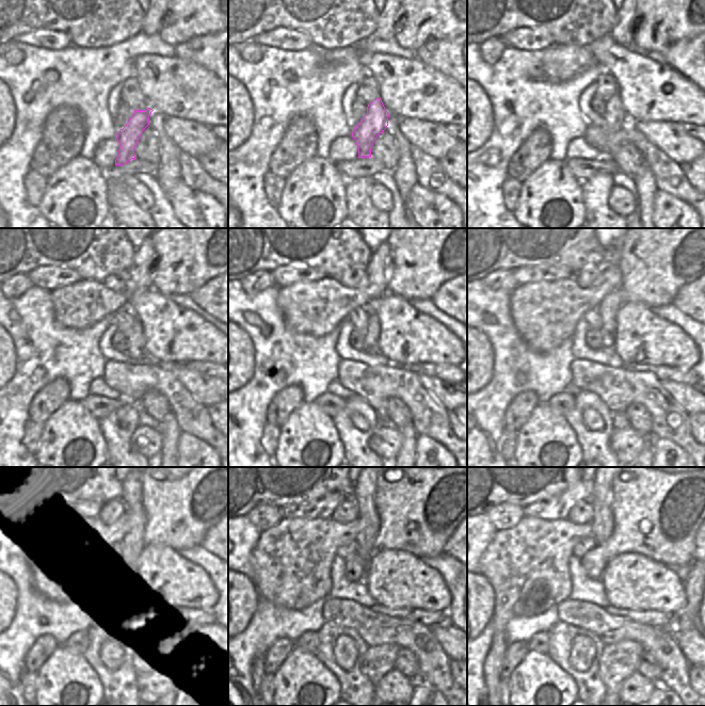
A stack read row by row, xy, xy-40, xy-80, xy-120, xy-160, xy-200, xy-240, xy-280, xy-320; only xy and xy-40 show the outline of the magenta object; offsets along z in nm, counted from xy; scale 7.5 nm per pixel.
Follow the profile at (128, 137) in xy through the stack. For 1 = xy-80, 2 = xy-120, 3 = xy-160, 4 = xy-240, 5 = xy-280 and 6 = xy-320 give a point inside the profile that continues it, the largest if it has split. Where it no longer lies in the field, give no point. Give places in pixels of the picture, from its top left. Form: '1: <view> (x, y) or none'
1: xy-80 (614, 115)
2: xy-120 (135, 340)
3: xy-160 (371, 337)
4: xy-240 (131, 544)
5: xy-280 (364, 492)
6: xy-320 (603, 523)

